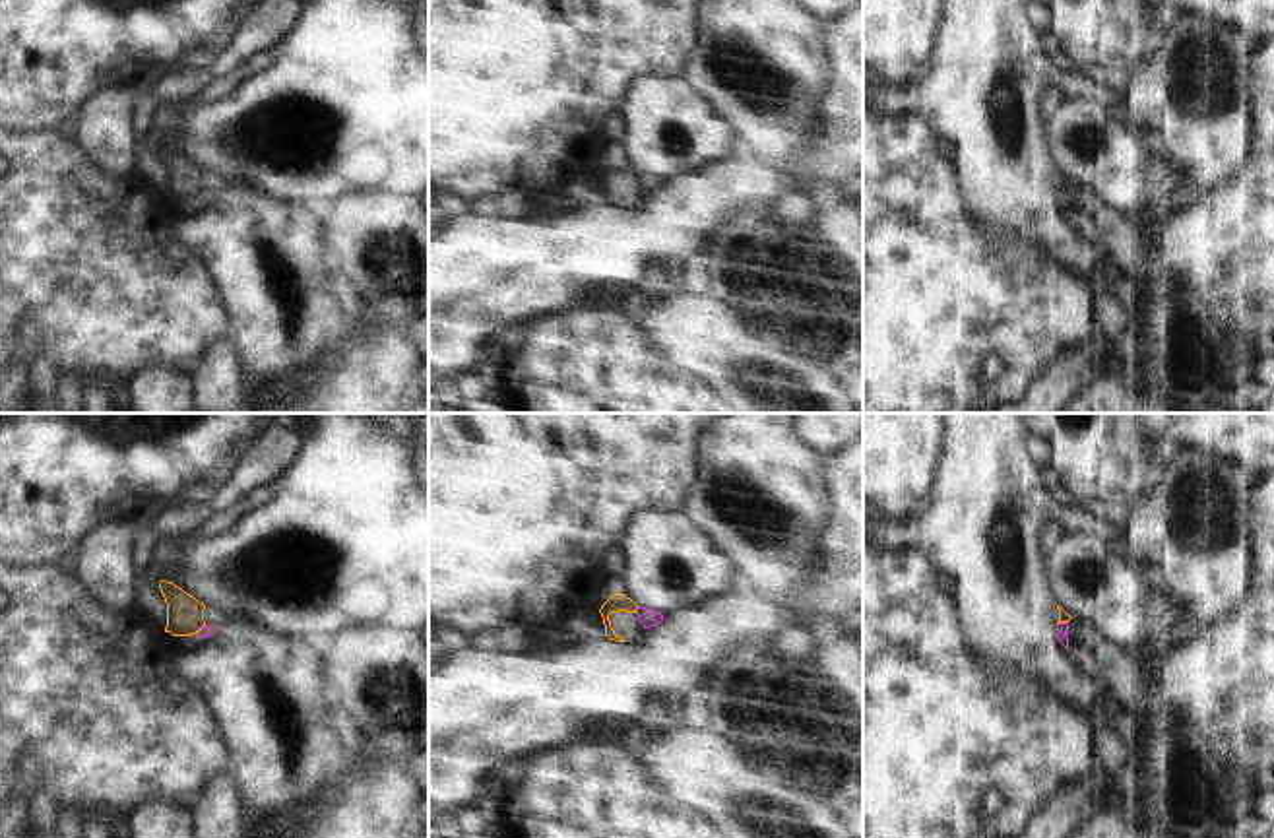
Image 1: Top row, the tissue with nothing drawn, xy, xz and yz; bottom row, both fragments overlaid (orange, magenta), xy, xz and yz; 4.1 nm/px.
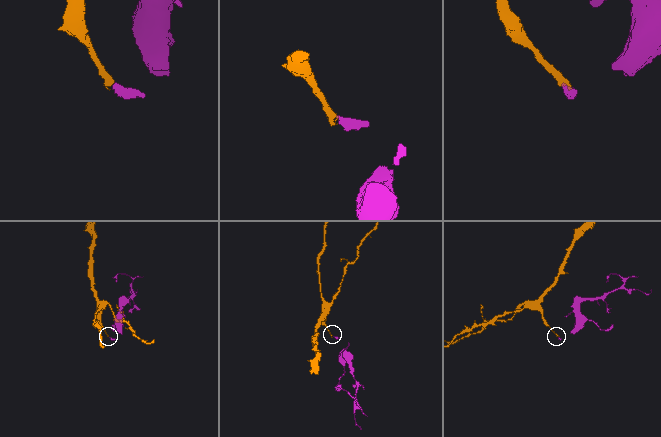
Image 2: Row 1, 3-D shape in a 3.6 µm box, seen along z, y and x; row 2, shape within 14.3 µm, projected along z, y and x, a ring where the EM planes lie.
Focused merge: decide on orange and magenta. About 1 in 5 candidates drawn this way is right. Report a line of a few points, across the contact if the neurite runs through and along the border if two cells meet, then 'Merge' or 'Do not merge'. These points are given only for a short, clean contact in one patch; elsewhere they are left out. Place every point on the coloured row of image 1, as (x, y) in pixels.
Line: xz (638, 608), (635, 612). Do not merge.

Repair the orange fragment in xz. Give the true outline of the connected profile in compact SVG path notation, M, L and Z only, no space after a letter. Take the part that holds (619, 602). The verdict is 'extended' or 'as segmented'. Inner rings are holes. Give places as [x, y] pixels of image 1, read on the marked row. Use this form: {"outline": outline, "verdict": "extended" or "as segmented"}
{"outline": "M617 590L599 609L605 636L617 642L640 644L646 628L636 615L638 605Z", "verdict": "extended"}

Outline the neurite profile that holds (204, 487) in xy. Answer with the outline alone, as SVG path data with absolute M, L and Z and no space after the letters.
M235 456L215 464L209 467L204 475L192 479L186 483L180 493L173 499L165 499L159 504L151 506L143 520L151 514L155 514L159 508L171 506L171 504L204 504L207 500L213 500L221 489L221 485L231 477L235 466Z

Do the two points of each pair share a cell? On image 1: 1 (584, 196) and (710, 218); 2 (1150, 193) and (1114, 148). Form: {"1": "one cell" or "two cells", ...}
{"1": "one cell", "2": "one cell"}

